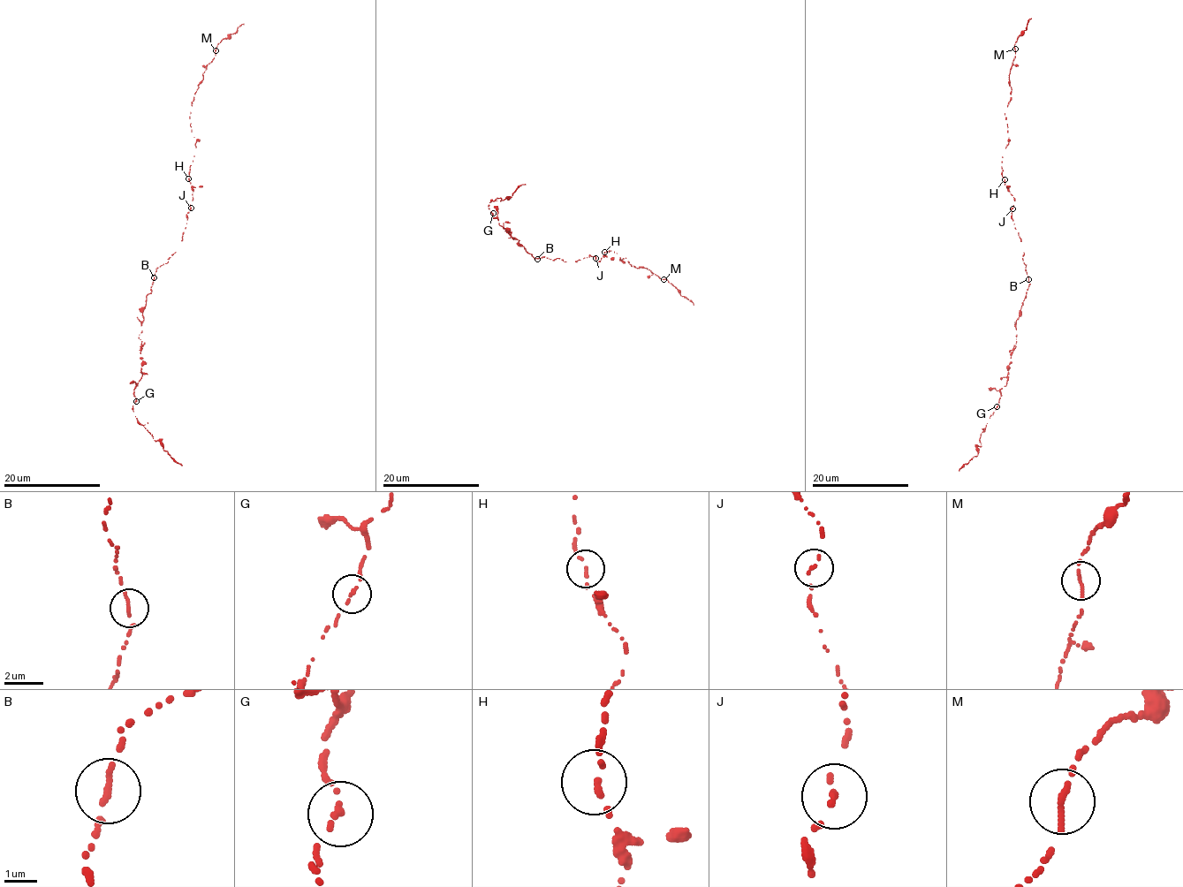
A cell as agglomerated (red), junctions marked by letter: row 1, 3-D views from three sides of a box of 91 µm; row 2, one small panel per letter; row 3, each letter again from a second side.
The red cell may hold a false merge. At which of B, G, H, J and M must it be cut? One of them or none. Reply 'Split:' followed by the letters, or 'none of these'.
Split: G

